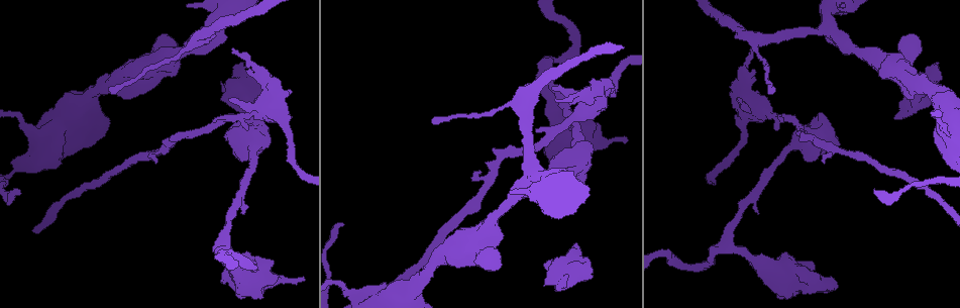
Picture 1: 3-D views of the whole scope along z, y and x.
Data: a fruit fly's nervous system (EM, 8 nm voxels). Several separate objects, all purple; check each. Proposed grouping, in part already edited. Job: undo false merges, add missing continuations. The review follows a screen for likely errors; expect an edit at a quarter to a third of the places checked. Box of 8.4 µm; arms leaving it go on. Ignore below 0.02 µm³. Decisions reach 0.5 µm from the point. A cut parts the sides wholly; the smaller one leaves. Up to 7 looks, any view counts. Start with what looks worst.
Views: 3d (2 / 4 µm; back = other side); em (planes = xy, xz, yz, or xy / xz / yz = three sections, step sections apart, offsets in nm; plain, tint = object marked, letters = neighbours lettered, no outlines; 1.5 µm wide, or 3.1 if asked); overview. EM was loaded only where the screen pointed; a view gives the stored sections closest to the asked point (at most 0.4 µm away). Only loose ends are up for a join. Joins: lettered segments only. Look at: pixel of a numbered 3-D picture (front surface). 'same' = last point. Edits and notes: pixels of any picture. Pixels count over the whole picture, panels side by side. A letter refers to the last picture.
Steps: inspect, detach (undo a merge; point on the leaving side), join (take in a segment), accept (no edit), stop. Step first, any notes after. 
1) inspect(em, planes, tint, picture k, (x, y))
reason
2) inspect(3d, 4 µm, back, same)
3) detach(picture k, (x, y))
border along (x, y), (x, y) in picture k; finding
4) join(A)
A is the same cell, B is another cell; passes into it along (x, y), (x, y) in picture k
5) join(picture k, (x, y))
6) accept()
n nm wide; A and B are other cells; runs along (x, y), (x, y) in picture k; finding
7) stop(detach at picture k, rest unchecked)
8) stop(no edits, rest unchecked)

inspect(em, planes, letters, picture 1, (895, 119))
an open end

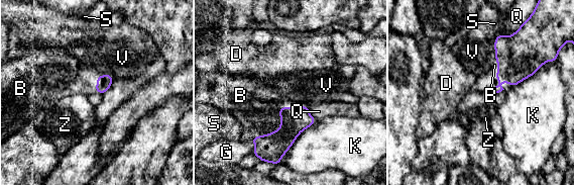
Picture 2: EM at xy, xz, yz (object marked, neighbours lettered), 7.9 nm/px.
join(B)
B is the same cell, D, G, K, Q, S, V and Z are other cells; passes into it along (294, 120), (279, 108), (251, 96) in picture 2; the cell continues

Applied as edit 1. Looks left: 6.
inspect(overview)
see it whole again

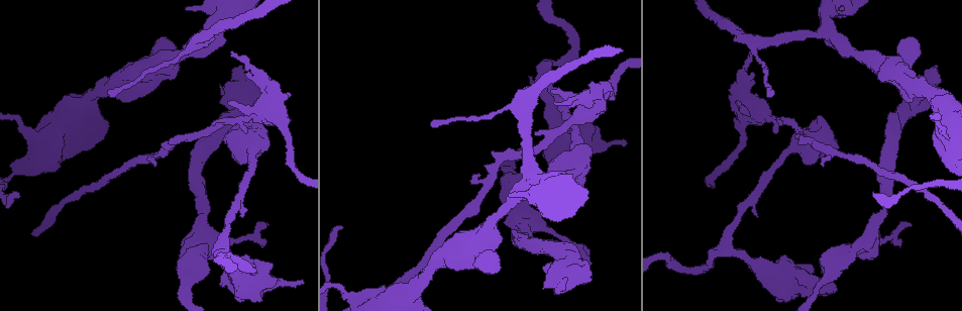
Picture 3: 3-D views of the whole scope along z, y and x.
inspect(em, planes, letters, picture 3, (252, 271))
sharp bend

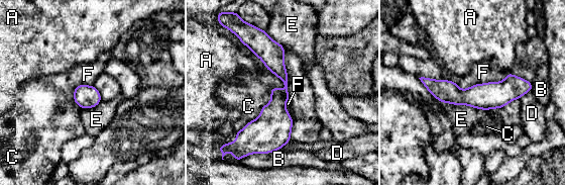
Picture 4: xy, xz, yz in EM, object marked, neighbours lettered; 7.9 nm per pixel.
accept()
A, B, C, D, E and F are other cells; border along (418, 78), (443, 102), (519, 100) in picture 4; one cell here

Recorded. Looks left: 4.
inspect(em, xy, step 4, letters, picture 3, (837, 290))
stops while still wide

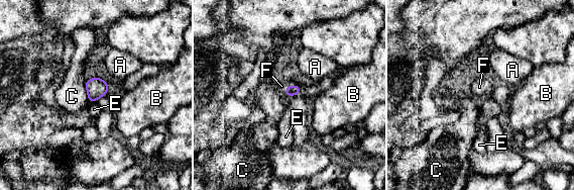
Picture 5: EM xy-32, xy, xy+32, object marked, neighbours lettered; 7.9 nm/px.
join(F)
F is the same cell, A, B, C and E are other cells; the cell continues

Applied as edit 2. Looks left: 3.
stop(join at picture 2, join at picture 5, rest unchecked)

